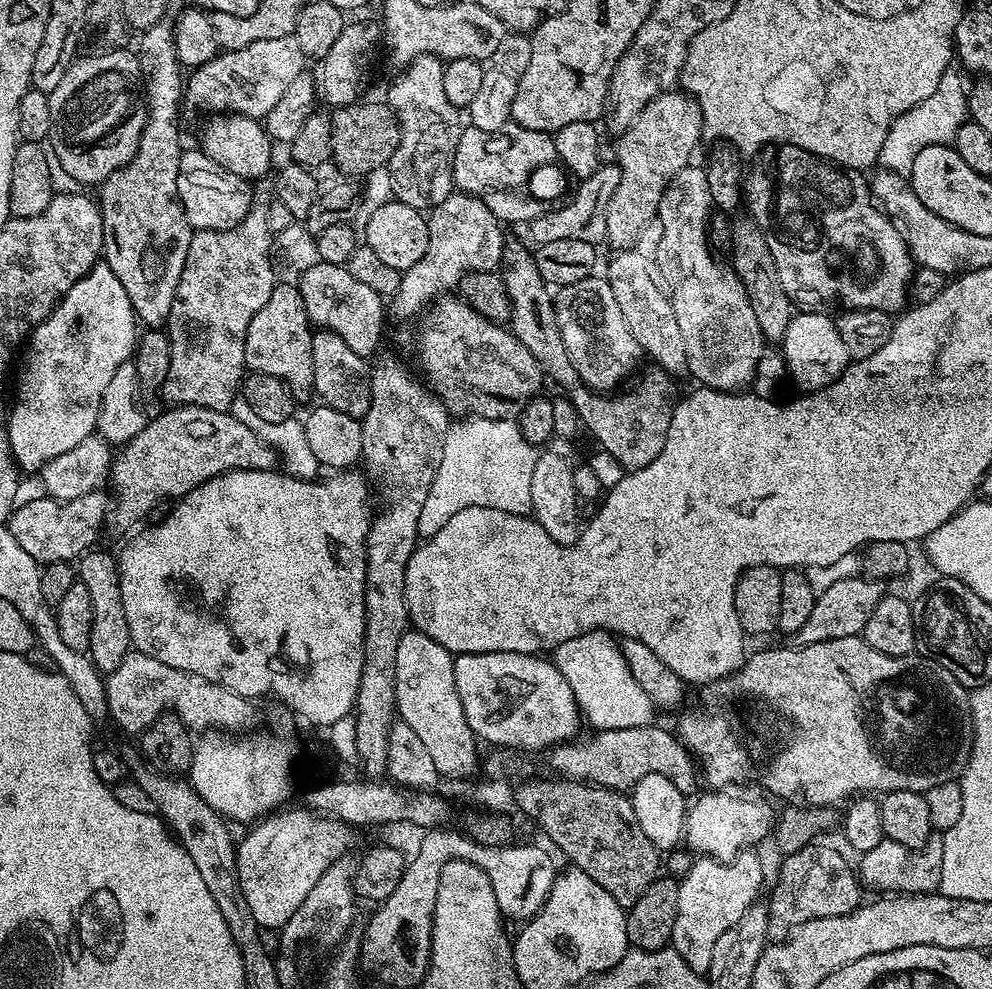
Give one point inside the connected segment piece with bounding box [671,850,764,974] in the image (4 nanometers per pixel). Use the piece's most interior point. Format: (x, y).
(716, 893)

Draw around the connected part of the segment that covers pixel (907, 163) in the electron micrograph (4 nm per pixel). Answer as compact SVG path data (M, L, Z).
M949 70L945 72L942 82L938 82L938 90L933 96L926 98L926 102L914 106L892 123L886 134L886 142L882 142L879 163L889 172L907 177L914 166L916 155L921 150L926 150L926 146L951 145L967 116L966 84L960 81L955 70Z

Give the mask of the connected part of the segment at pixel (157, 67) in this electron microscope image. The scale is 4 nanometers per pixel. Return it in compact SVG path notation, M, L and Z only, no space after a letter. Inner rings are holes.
M168 18L139 33L140 73L144 76L144 97L148 99L146 126L134 158L114 170L98 188L98 203L104 215L103 263L114 270L130 297L137 321L148 330L163 329L168 323L194 231L186 222L178 198L178 166L186 151L185 145L180 145L180 108L186 76L178 58L175 33L176 25Z

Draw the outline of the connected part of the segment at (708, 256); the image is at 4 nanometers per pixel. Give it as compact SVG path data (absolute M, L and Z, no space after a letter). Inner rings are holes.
M689 166L678 170L662 194L658 219L662 222L662 252L668 255L668 264L672 267L670 295L674 306L674 318L682 329L682 338L686 341L688 372L696 379L697 385L713 388L719 392L739 392L753 383L755 370L760 357L766 350L766 342L754 318L750 298L727 263L719 264L712 248L708 245L708 211L714 205L710 198L710 186L706 186L704 168Z

